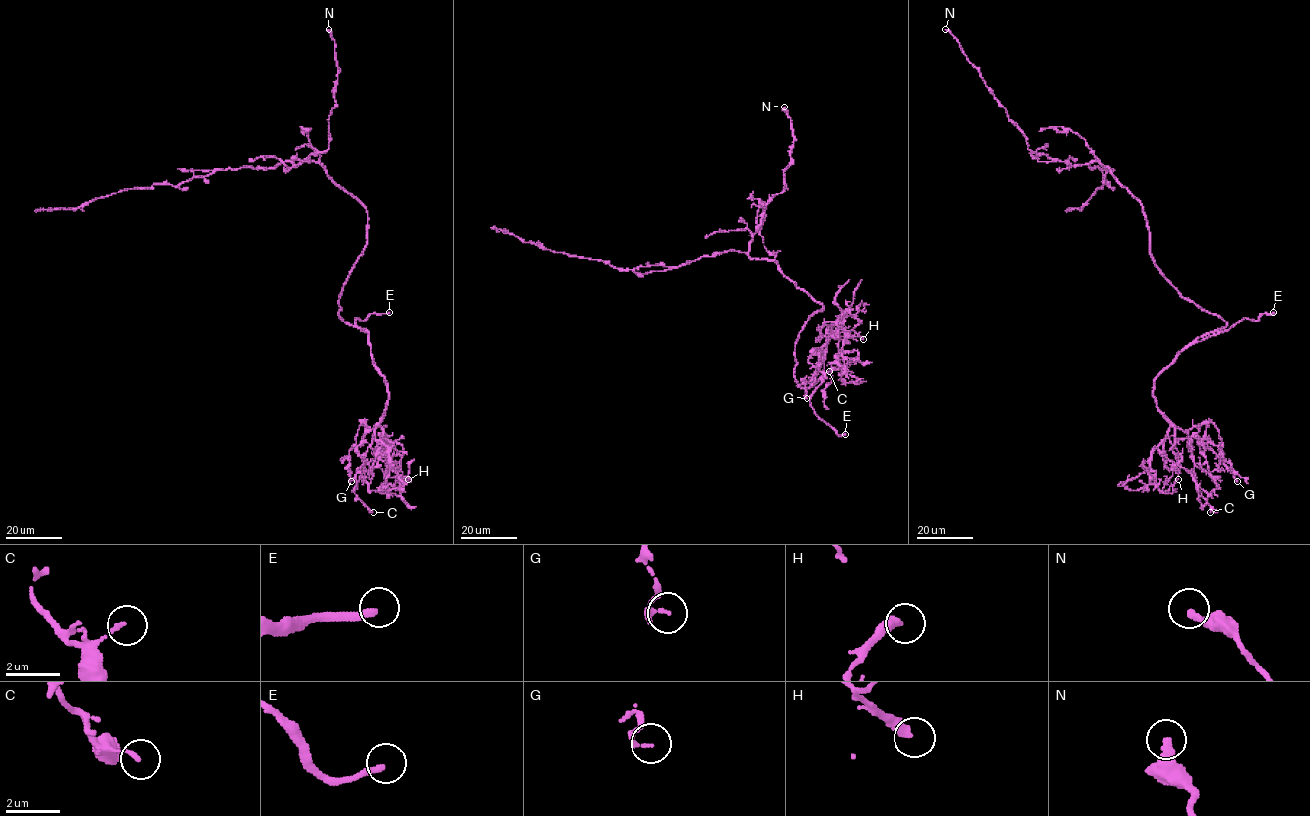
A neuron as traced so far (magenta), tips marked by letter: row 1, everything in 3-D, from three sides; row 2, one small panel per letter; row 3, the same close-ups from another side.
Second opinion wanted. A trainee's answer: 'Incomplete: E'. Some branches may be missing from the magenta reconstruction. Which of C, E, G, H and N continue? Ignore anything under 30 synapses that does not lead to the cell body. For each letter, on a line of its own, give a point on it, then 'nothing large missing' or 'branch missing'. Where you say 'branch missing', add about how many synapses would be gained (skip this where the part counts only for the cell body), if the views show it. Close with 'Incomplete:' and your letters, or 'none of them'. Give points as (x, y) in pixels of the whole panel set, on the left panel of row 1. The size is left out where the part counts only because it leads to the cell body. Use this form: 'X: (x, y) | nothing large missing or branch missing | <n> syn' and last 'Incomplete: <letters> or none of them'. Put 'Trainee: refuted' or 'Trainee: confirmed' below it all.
C: (373, 512) | nothing large missing
E: (389, 312) | branch missing
G: (351, 481) | nothing large missing
H: (408, 479) | nothing large missing
N: (328, 29) | nothing large missing
Incomplete: E
Trainee: confirmed

